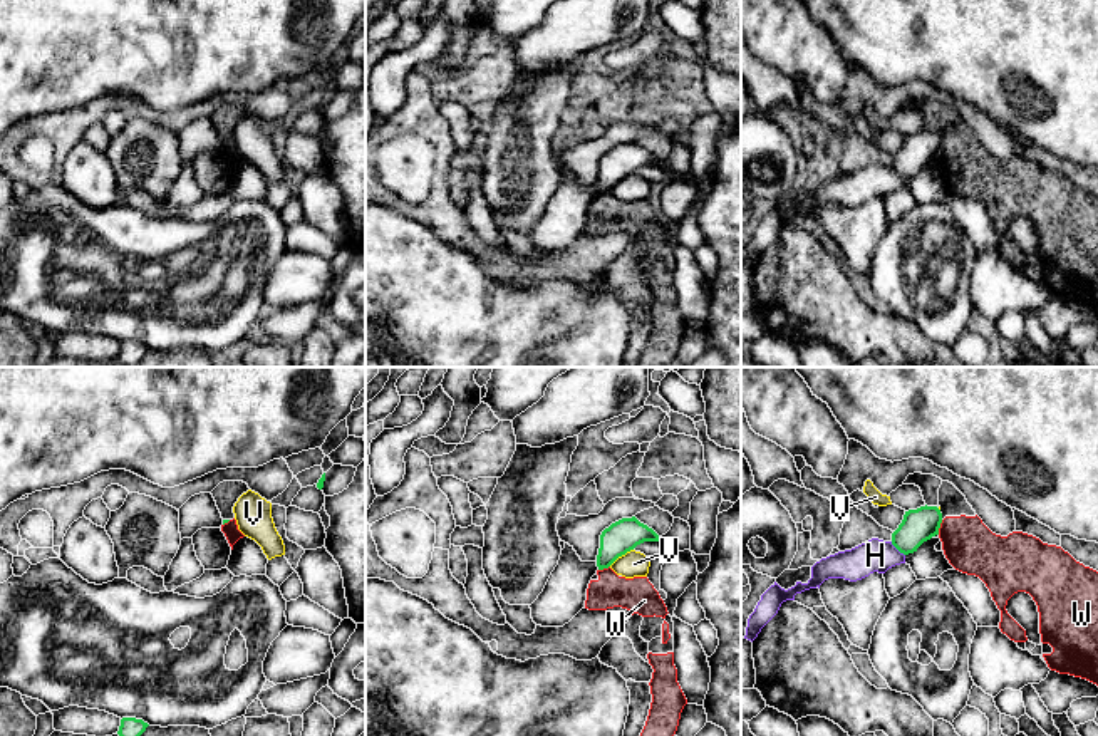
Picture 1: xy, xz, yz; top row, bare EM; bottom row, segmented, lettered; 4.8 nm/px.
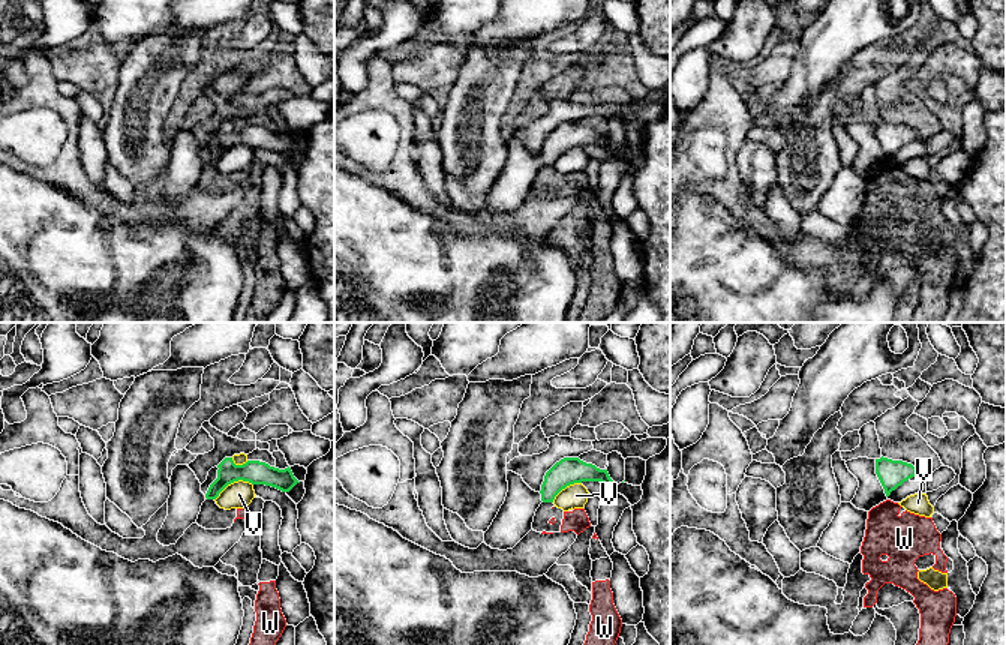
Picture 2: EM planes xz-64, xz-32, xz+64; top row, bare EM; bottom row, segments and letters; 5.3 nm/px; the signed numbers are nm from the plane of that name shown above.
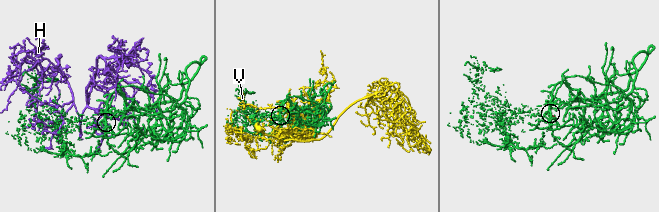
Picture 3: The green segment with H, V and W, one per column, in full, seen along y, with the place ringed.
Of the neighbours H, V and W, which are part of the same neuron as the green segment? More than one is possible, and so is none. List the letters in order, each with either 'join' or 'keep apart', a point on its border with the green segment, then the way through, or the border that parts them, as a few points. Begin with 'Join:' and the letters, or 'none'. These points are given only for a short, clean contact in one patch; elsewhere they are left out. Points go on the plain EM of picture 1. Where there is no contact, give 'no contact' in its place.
Join: none
H: keep apart; meets green in yz at (897, 173)
V: keep apart; meets green in xz at (621, 180)
W: keep apart; meets green in yz at (939, 151); border along yz (942, 145), (937, 158)

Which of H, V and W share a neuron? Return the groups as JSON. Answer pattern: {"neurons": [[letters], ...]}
{"neurons": [["H"], ["V"], ["W"]]}

